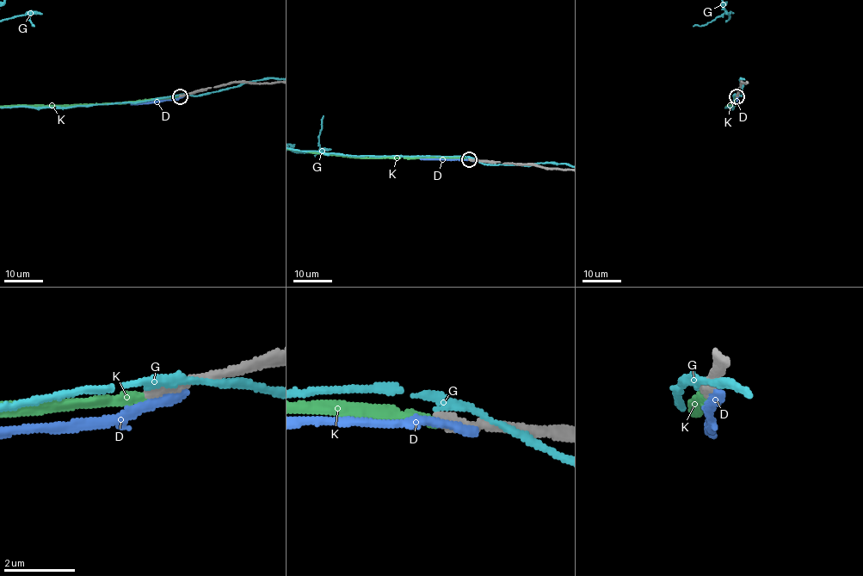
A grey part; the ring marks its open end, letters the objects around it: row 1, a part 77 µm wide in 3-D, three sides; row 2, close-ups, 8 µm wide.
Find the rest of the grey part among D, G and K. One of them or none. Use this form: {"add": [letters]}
{"add": ["K"]}

